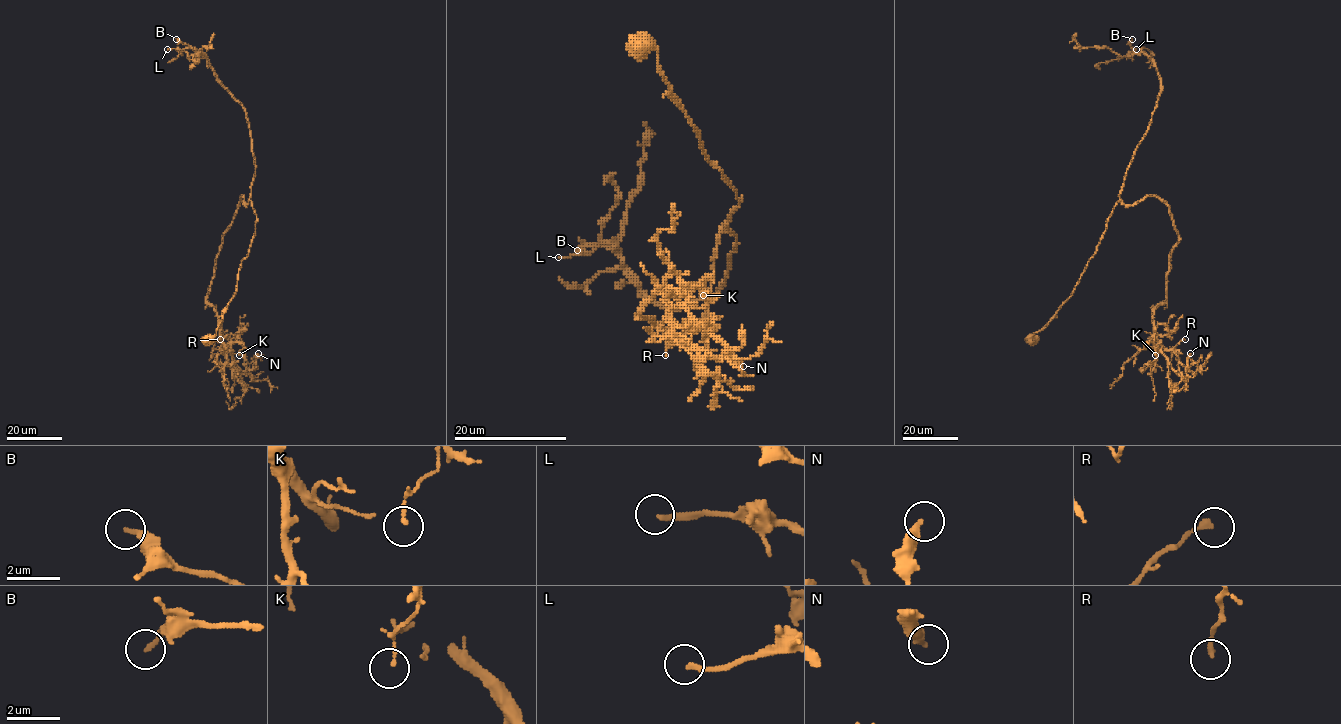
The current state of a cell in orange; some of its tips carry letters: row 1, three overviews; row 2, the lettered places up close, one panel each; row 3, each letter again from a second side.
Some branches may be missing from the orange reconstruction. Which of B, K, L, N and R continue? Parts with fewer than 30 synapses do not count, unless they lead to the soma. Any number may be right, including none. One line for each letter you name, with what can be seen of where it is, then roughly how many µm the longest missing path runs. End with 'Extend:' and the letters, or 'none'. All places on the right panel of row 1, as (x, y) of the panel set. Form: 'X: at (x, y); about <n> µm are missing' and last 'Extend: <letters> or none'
L: at (1136, 49); about 20 µm are missing
Extend: L

